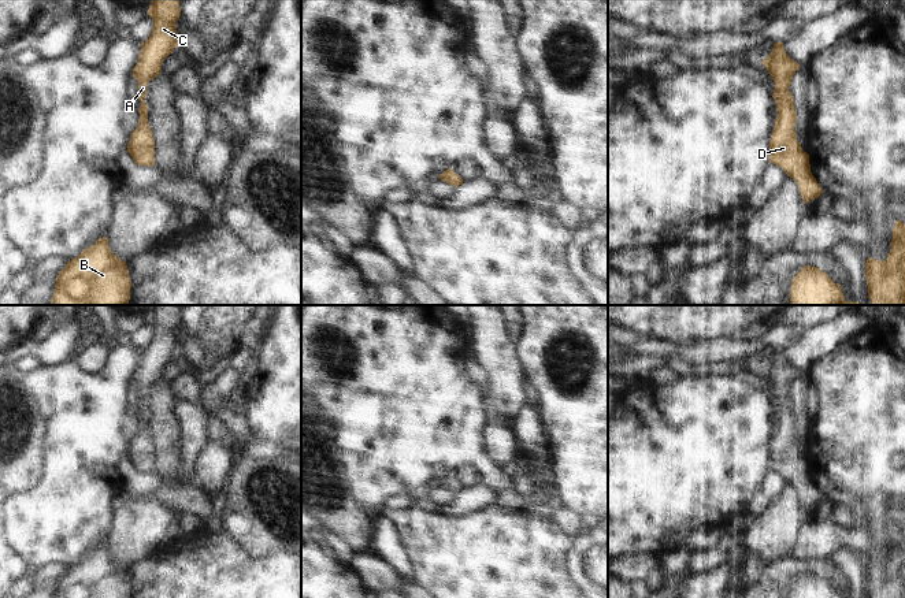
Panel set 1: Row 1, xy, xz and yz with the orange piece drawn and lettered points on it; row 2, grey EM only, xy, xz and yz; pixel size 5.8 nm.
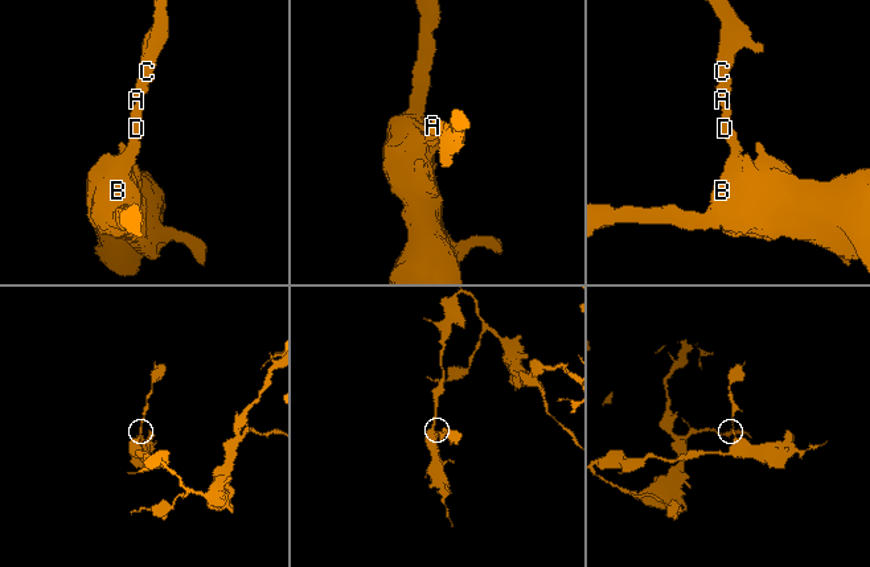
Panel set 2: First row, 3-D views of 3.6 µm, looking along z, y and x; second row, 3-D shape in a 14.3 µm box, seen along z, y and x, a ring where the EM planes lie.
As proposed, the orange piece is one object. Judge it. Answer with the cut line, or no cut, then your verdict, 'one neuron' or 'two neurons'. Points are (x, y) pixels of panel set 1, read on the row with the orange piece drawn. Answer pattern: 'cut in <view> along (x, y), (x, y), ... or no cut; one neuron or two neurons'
no cut; one neuron

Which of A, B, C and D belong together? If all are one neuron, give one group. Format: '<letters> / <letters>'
A B C D

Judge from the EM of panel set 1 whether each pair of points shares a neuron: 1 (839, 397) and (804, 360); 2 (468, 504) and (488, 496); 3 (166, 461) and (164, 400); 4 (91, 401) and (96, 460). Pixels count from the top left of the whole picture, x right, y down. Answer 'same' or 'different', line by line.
1: different
2: same
3: same
4: same

